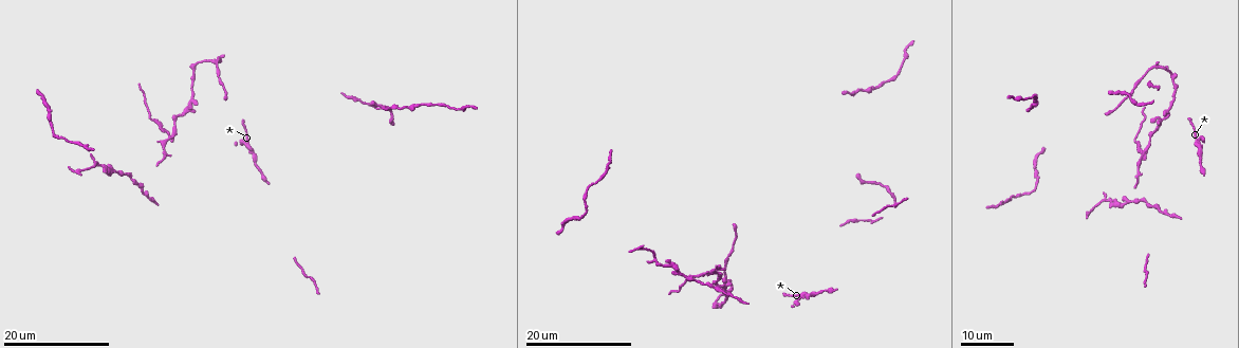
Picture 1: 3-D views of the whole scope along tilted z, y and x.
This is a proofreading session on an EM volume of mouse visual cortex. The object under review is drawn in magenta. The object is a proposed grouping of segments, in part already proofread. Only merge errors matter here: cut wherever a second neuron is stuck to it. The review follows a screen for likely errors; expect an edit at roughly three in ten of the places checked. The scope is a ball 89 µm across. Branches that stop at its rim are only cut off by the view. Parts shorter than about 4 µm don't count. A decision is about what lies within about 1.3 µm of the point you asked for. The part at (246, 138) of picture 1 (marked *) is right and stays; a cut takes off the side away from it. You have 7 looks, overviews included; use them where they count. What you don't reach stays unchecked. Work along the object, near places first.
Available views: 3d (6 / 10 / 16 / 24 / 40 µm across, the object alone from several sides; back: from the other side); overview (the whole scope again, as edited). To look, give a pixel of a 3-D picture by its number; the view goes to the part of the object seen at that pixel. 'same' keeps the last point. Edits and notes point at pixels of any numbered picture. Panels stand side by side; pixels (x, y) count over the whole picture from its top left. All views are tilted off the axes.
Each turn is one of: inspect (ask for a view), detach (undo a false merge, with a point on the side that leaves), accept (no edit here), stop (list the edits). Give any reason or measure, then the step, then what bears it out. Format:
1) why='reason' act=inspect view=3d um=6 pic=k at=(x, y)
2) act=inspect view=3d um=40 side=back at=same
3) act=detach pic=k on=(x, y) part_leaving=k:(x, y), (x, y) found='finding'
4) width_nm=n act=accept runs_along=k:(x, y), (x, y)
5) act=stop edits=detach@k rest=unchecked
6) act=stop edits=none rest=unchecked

act=inspect view=3d um=16 pic=1 at=(1140, 154)

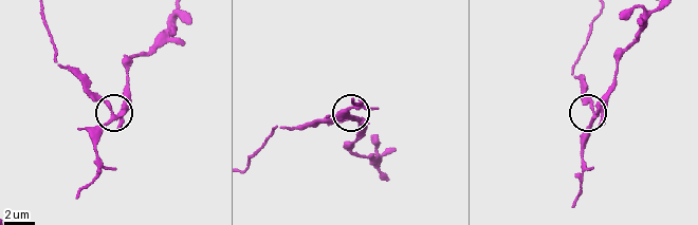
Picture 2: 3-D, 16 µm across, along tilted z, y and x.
act=inspect view=3d um=10 pic=2 at=(353, 117)

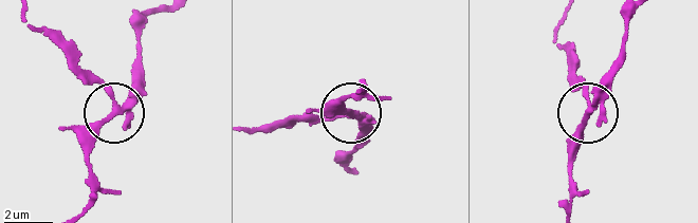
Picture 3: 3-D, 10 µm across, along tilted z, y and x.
side_arm_um=14 act=detach pic=3 on=(84, 78) part_leaving=3:(112, 98), (25, 17) found='two neurons meet here'

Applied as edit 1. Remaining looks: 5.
act=inspect view=overview

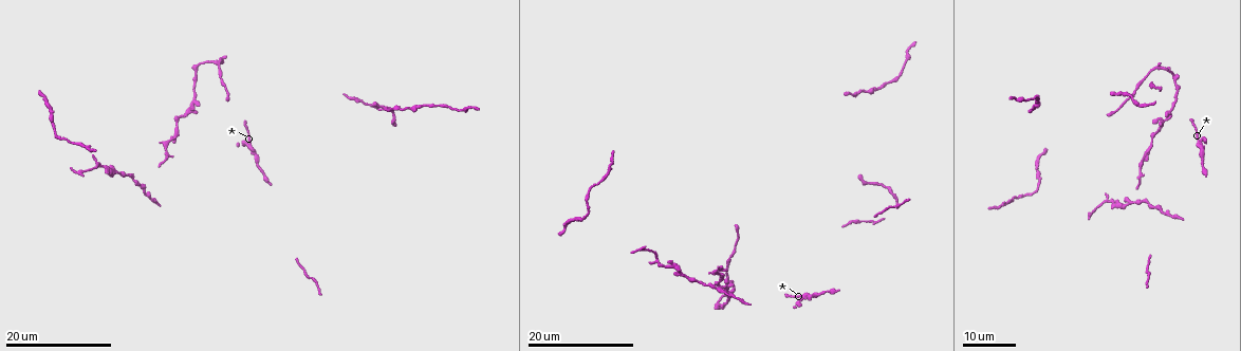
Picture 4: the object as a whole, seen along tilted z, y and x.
why='three-way junction' act=inspect view=3d um=16 pic=4 at=(190, 104)

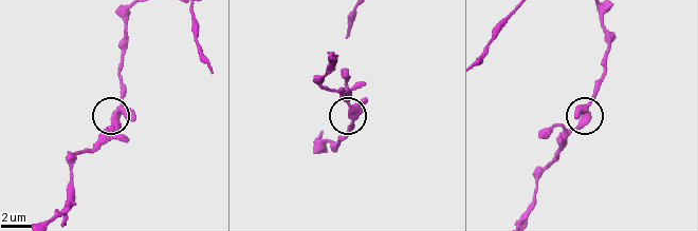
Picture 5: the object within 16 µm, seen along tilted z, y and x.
why='closer look' act=inspect view=3d um=6 pic=5 at=(118, 113)

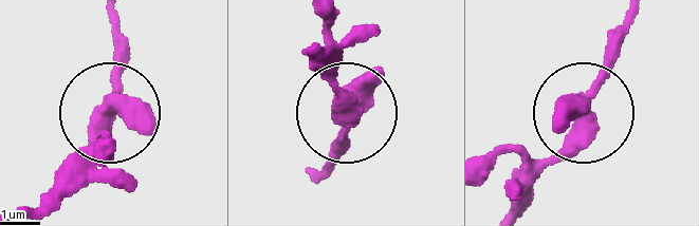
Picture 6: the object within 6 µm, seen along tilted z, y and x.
width_nm=390 act=accept found='continuous, no second neuron'

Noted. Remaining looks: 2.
why='side arm on a straight run' act=inspect view=3d um=16 pic=4 at=(1103, 203)

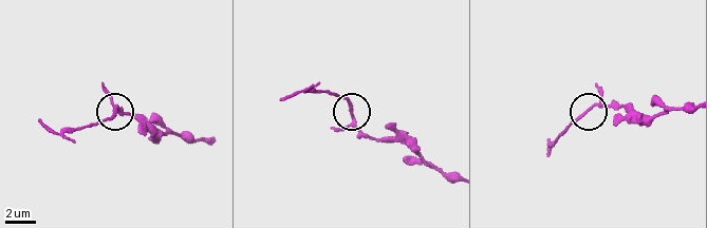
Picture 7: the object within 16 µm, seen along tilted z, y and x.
act=inspect view=3d um=6 pic=7 at=(587, 110)

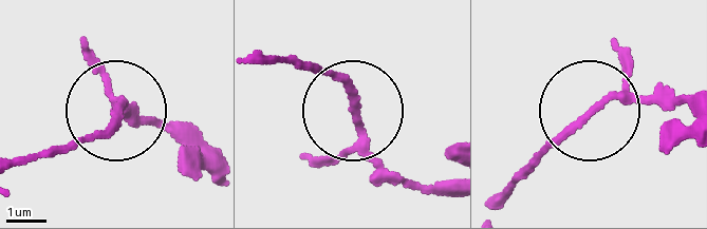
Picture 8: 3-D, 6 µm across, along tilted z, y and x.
act=accept found='all the same neuron'

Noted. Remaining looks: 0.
act=stop edits=detach@3 rest=unchecked

